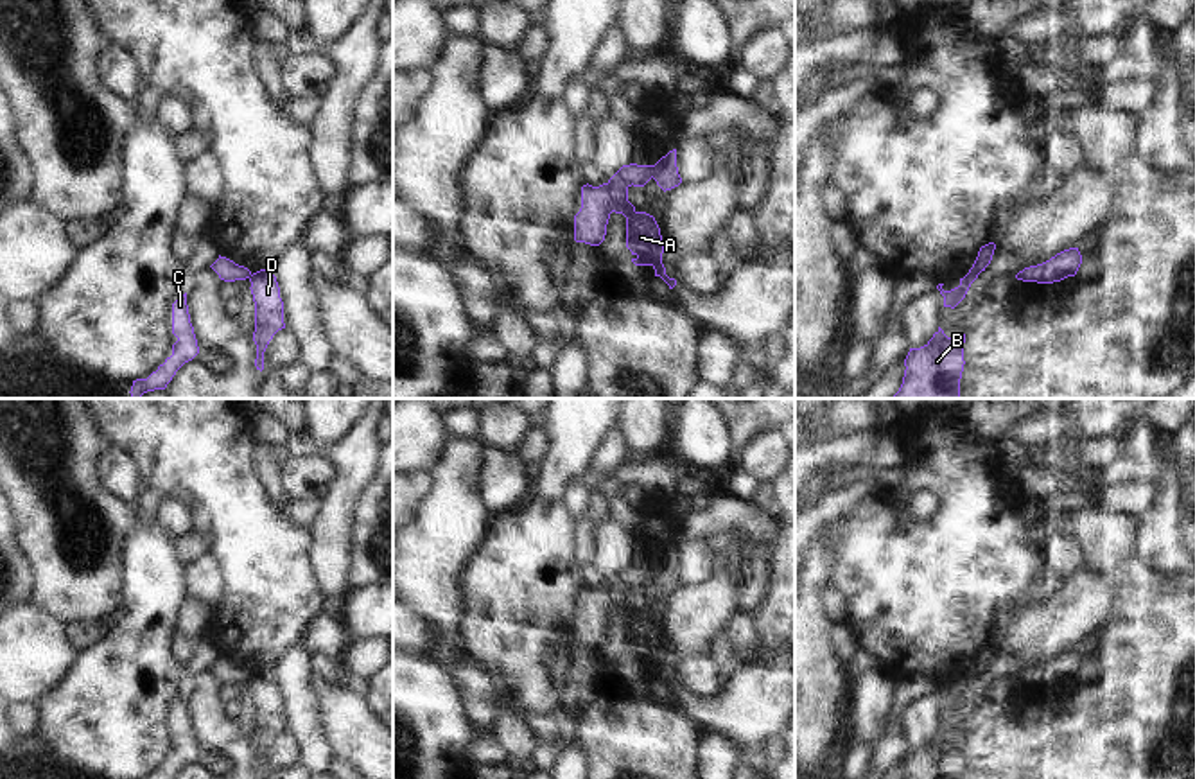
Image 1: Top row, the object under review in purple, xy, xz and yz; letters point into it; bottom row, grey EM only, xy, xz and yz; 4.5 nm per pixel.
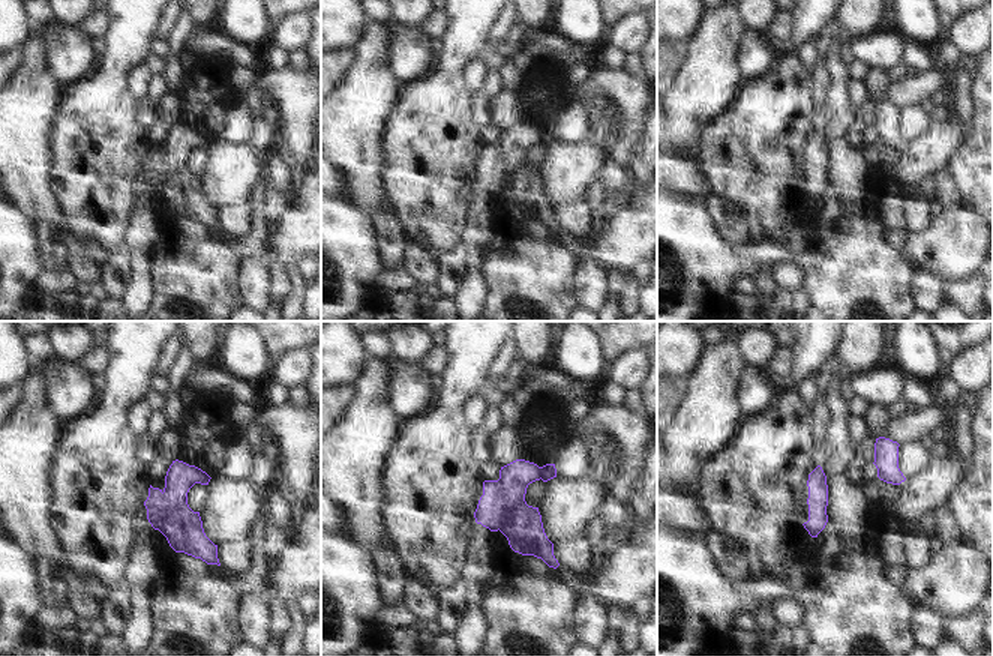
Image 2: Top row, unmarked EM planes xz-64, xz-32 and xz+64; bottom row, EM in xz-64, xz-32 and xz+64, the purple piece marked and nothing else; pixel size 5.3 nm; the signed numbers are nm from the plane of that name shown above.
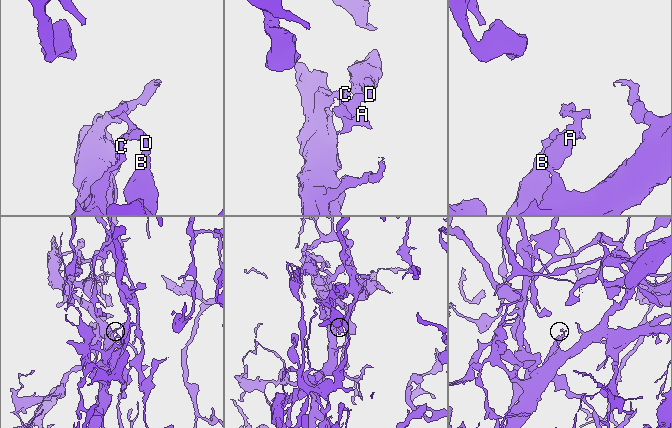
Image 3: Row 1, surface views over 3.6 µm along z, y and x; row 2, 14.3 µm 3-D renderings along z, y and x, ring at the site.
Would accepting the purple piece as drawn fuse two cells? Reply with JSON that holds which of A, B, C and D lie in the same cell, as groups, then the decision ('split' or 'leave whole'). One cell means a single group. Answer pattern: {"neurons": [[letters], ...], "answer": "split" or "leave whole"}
{"neurons": [["A", "C"], ["B", "D"]], "answer": "split"}

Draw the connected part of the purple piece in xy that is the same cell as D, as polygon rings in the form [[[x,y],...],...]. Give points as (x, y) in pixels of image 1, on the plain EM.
[[[260,671],[251,677],[251,696],[255,704],[255,734],[253,743],[257,747],[257,772],[264,772],[264,754],[273,738],[285,731],[283,725],[283,704],[280,700],[280,689],[271,671]]]

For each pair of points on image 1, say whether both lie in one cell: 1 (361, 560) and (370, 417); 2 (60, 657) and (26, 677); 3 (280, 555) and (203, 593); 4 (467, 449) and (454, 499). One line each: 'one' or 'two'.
1: two
2: one
3: two
4: one

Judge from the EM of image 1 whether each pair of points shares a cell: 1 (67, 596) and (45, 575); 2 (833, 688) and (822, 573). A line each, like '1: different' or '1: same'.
1: same
2: same

